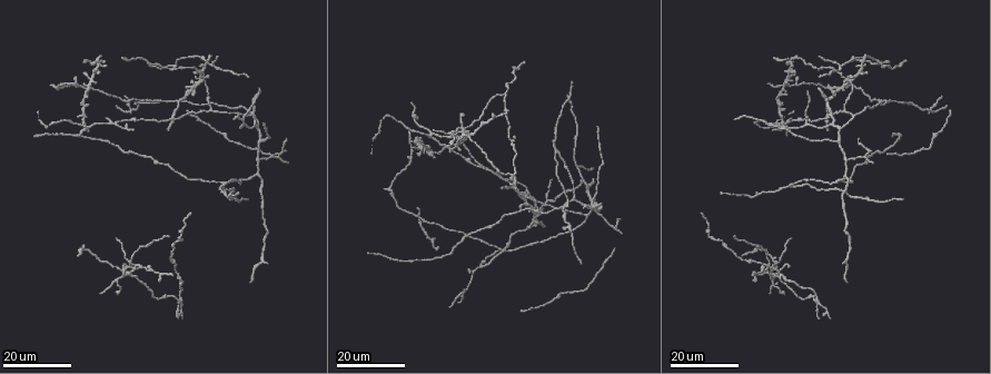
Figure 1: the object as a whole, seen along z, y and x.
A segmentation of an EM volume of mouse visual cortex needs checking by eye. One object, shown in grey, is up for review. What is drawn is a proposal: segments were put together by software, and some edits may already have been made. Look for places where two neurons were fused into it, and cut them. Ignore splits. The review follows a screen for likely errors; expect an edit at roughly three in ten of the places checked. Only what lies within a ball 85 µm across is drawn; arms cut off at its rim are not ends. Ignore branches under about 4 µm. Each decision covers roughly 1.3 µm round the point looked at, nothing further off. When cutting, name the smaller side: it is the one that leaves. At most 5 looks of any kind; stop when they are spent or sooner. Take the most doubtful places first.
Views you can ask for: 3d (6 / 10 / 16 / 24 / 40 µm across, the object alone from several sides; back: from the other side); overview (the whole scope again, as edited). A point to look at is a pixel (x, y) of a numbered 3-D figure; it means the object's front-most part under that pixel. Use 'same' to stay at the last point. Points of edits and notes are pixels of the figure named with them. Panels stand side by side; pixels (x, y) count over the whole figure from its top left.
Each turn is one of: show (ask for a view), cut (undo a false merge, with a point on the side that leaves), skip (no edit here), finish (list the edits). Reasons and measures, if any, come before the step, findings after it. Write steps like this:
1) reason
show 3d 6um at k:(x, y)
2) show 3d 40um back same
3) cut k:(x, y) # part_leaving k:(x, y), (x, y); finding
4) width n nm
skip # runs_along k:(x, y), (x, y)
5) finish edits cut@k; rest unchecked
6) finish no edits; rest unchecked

show 3d 24um at 1:(129, 111)

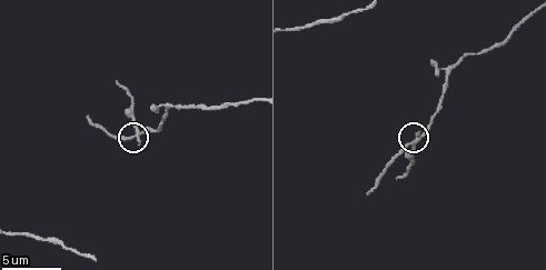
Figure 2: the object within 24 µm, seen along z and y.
show 3d 10um at 2:(138, 133)

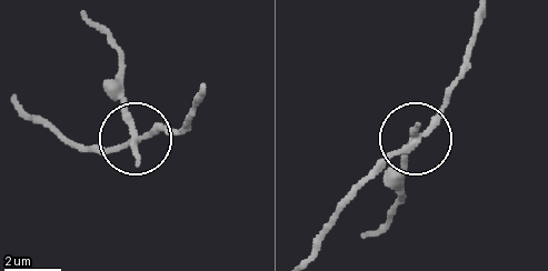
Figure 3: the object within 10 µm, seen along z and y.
side_arm 6 um
cut 3:(122, 104) # part_leaving 3:(136, 132), (125, 99), (121, 57), (88, 20); a second neuron is stuck on

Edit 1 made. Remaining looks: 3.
thin arm on a thick one
show 3d 24um at 1:(837, 139)

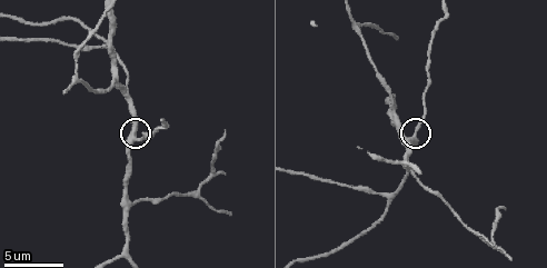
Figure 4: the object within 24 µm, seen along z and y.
show 3d 6um at 4:(415, 135)

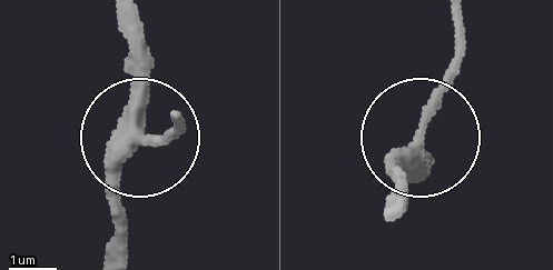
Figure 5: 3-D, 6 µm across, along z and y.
width 330 nm
skip # runs_along 5:(109, 253), (125, 158), (145, 134), (180, 134); one neuron here

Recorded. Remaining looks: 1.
finish edits cut@3; rest unchecked

